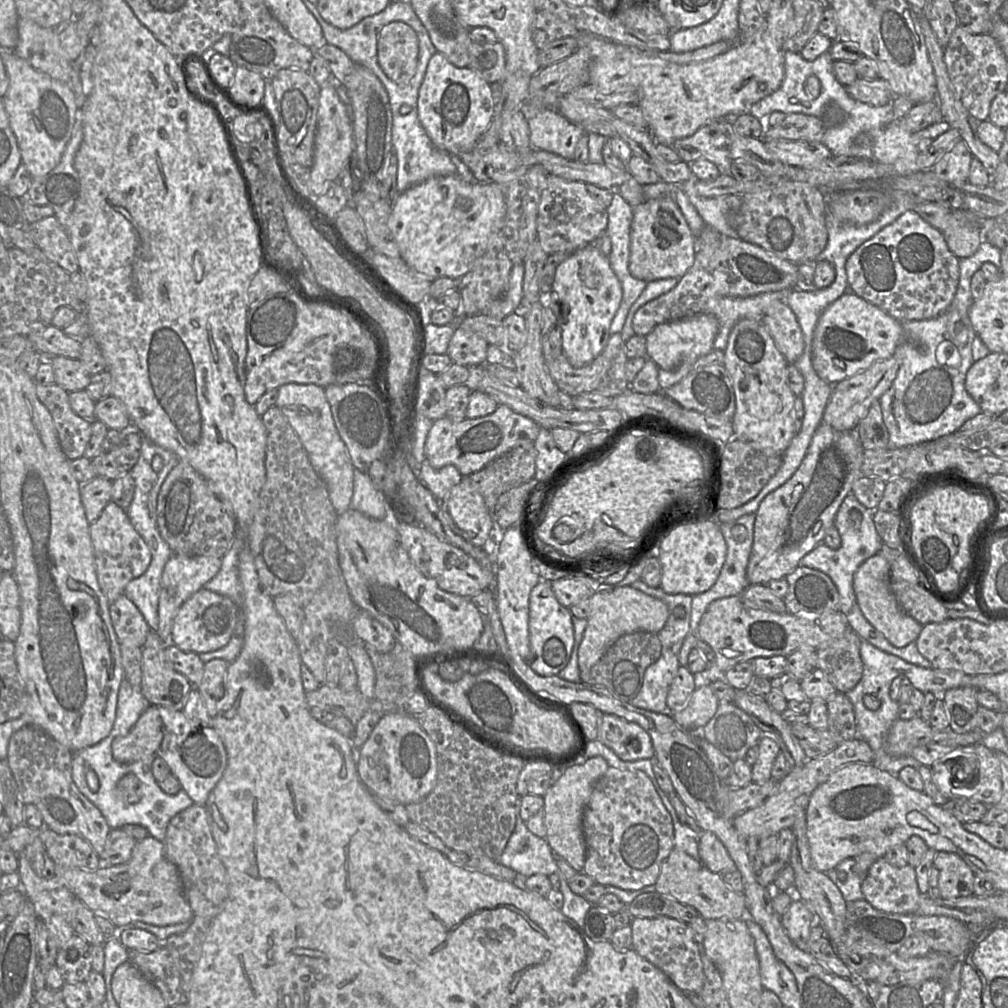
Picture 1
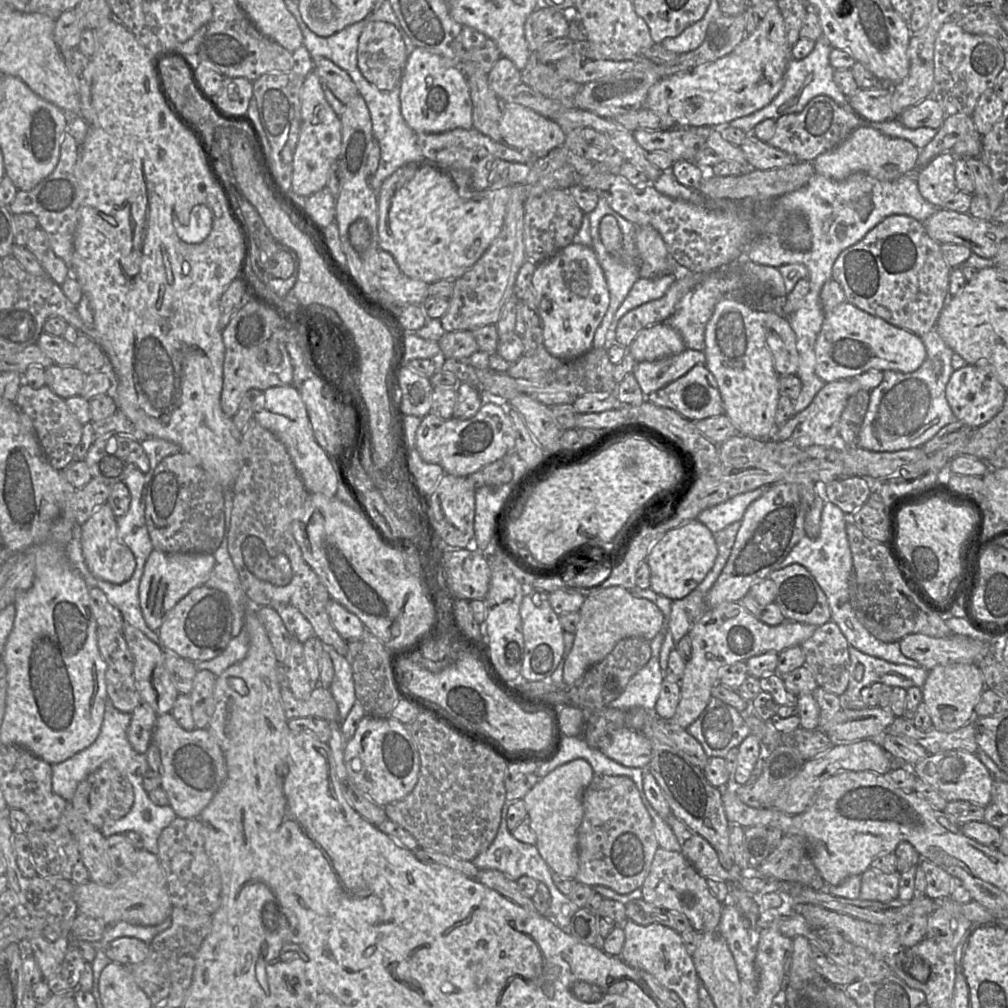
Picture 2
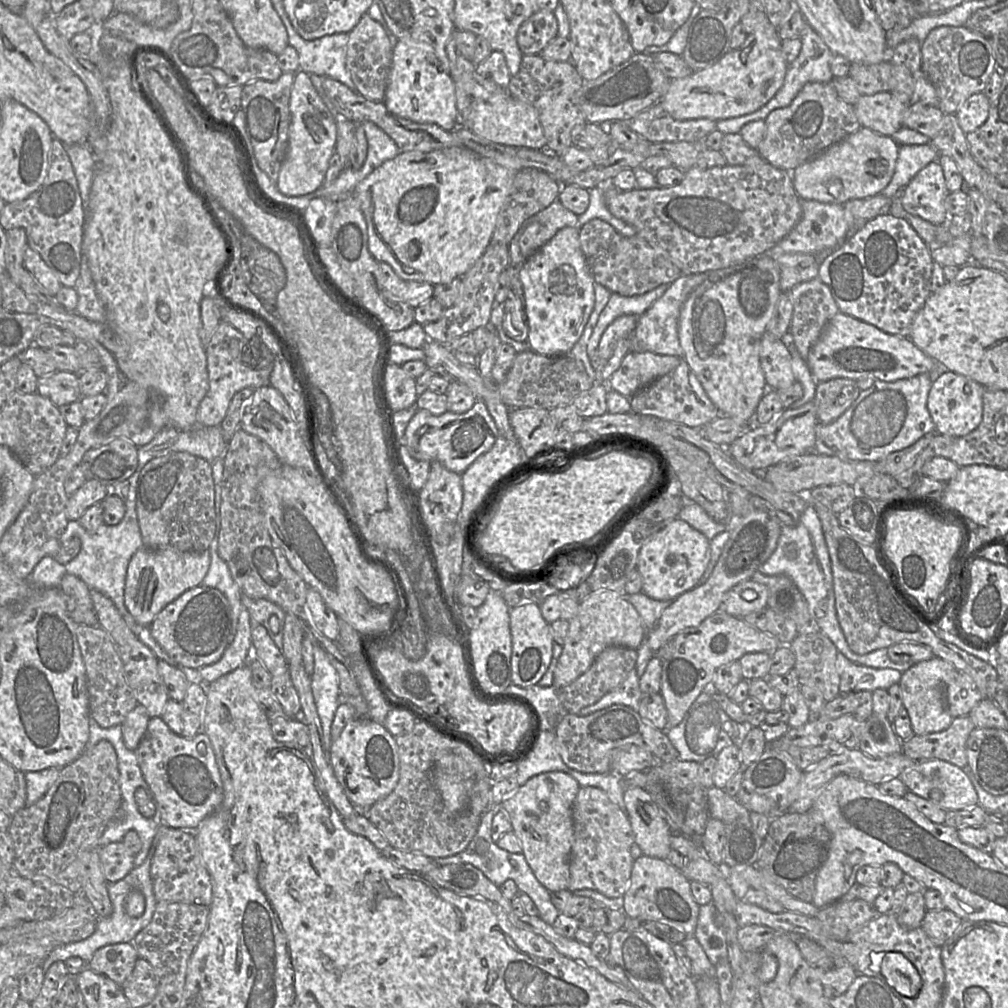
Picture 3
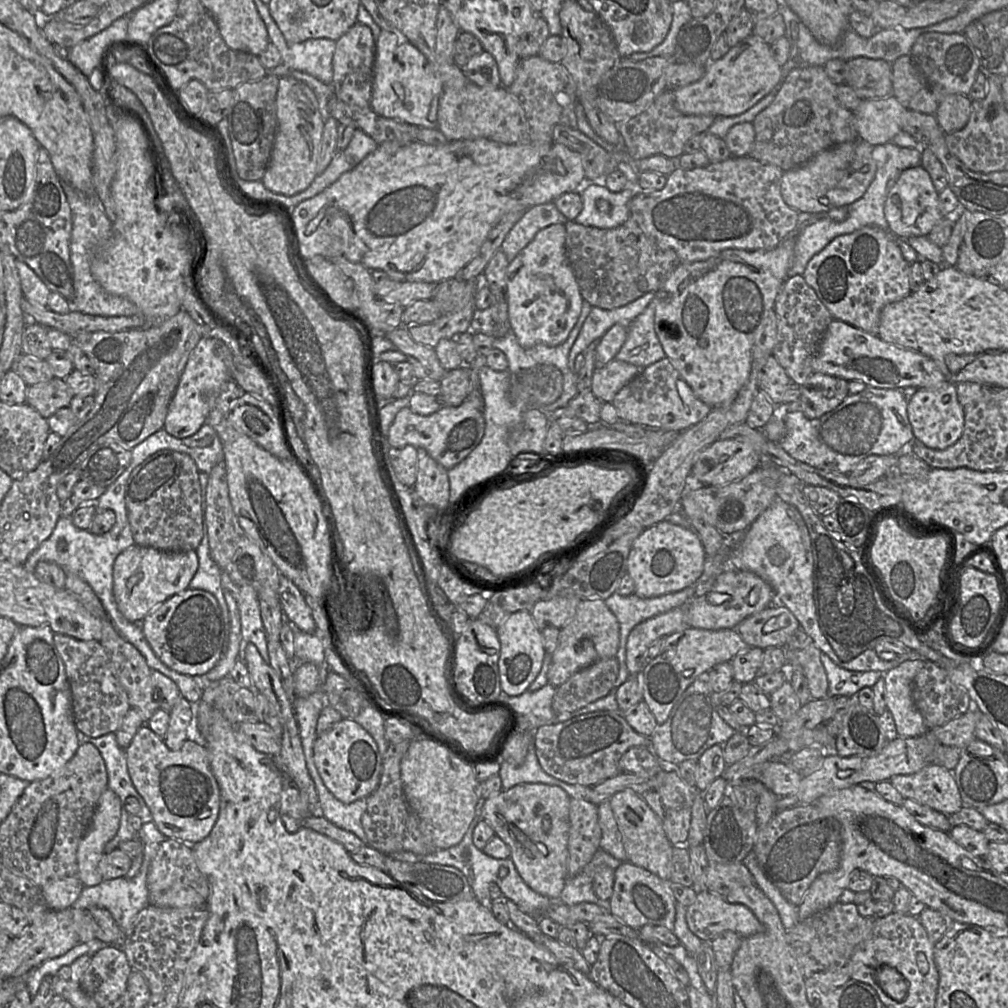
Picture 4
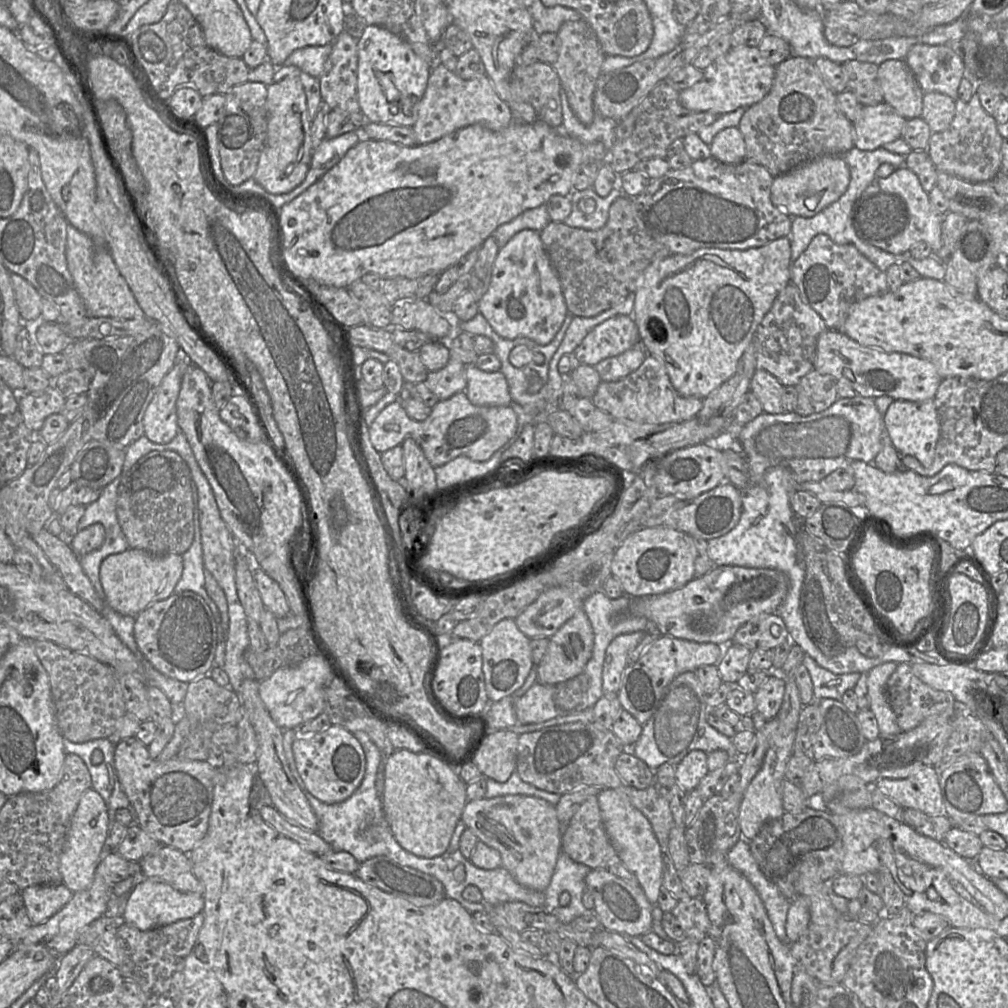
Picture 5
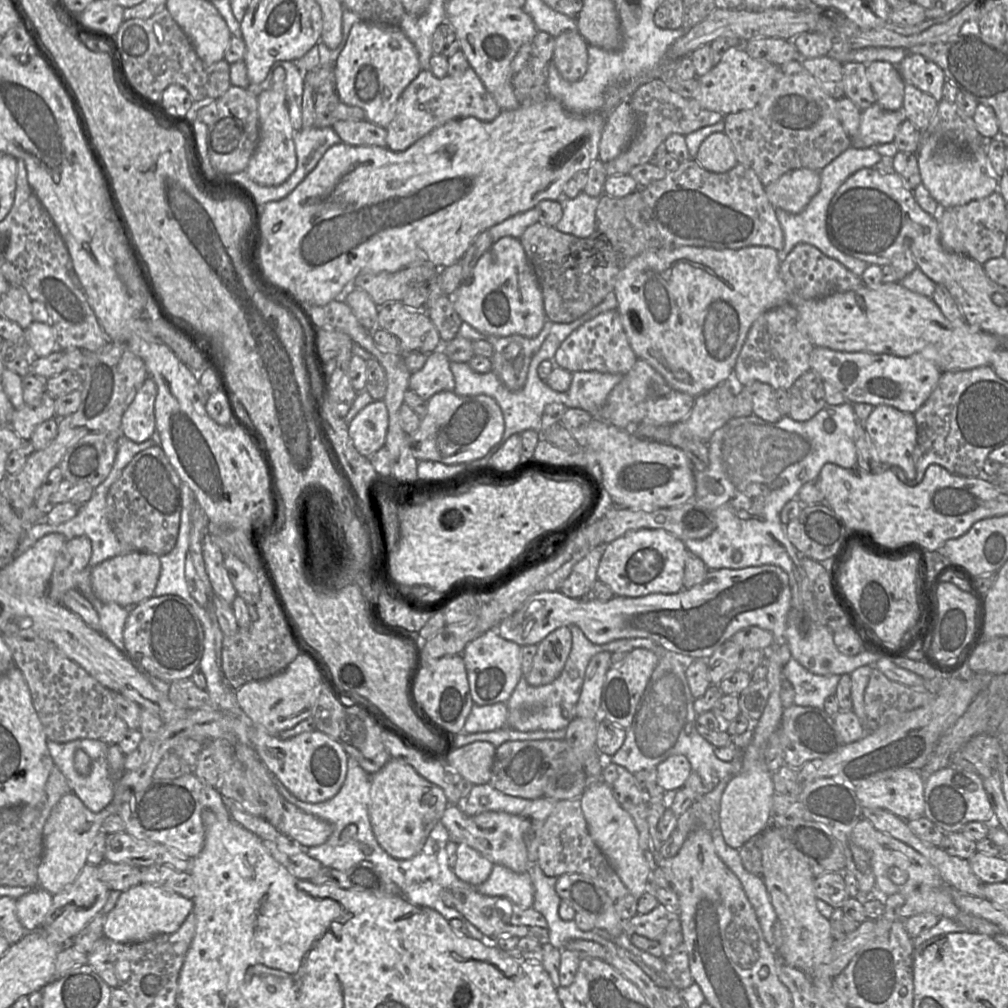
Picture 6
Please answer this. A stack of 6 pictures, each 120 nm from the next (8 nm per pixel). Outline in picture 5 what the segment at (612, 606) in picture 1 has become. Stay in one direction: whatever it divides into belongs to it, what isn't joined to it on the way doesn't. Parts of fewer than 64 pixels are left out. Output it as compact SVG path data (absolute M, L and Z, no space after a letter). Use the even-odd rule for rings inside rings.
M579 609L553 636L549 638L547 652L537 666L537 682L557 685L584 673L586 664L592 656L594 632L584 609Z

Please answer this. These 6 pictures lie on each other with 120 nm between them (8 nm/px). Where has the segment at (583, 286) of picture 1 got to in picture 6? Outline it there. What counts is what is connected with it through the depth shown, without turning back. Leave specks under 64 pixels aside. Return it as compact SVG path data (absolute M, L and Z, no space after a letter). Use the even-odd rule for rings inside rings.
M510 236L495 241L477 261L470 278L448 297L462 322L483 334L534 338L547 320L535 273L520 240Z

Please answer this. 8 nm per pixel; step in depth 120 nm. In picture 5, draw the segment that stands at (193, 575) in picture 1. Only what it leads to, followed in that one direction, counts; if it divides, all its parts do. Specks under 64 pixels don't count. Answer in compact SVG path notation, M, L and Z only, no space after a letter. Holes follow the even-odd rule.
M128 548L103 560L99 579L105 604L119 614L136 617L155 602L175 593L175 586L183 572L182 556L178 554L155 555L147 551Z

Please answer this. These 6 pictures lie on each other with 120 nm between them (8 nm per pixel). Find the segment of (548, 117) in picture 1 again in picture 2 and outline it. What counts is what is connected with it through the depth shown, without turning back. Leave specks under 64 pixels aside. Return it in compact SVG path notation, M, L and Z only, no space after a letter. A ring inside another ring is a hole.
M506 103L499 123L503 143L545 157L565 142L565 133L555 121L521 105Z

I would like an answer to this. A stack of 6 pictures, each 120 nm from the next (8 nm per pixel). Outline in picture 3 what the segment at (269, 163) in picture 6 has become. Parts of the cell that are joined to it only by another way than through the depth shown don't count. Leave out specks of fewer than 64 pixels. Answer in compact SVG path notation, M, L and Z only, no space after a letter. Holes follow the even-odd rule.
M301 70L294 73L289 106L288 148L276 186L286 196L303 196L315 192L324 183L337 141L336 119L319 97L310 74Z

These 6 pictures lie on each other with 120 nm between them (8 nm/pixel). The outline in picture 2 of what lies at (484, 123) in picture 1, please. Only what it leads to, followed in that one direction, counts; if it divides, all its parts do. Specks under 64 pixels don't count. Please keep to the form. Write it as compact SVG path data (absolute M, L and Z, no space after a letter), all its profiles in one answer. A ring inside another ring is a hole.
M415 48L408 55L399 91L401 114L415 132L443 133L457 128L472 128L473 105L462 70L445 67L438 56L427 50Z

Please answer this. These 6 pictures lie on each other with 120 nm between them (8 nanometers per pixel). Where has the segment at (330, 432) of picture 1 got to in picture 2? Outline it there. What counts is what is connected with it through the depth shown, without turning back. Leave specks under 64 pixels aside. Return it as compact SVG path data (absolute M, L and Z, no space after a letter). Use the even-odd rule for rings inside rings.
M274 386L264 390L262 405L254 413L253 419L285 446L308 492L327 497L336 495L340 479L344 482L346 468L339 462L341 458L330 456L317 444L306 406L296 387Z

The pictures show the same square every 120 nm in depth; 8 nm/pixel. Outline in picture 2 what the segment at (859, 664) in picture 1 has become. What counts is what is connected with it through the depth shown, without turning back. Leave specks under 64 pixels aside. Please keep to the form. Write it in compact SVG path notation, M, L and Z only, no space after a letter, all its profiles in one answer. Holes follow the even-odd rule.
M829 621L817 627L800 647L805 654L804 666L812 672L818 687L841 696L850 679L850 645L839 626Z

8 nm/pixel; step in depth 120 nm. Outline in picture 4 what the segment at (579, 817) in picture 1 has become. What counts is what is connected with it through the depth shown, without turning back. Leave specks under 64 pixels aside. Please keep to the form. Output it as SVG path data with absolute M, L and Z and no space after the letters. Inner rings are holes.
M523 783L482 801L478 815L510 848L510 858L535 892L557 900L567 879L567 844L571 797L559 786Z

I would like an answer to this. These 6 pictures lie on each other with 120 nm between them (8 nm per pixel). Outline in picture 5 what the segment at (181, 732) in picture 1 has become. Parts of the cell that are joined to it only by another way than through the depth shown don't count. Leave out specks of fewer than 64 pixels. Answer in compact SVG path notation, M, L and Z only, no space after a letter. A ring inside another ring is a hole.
M135 736L115 745L115 773L122 790L126 794L130 809L134 812L134 822L160 845L174 847L189 854L205 837L213 802L216 771L207 760L185 760L176 756L159 761L151 758L148 746Z

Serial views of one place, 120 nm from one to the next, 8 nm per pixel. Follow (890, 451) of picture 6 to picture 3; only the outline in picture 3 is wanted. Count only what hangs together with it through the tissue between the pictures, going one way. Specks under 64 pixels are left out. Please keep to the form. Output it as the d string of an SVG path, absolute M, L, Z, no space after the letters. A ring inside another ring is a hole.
M947 371L932 384L927 399L927 409L939 435L963 437L974 431L982 421L983 392L985 388L978 382Z

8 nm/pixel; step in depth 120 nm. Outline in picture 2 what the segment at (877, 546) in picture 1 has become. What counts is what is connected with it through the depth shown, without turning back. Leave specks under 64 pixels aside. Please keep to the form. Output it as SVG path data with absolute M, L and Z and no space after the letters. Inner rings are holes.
M825 501L821 513L819 536L815 539L811 539L808 536L801 539L782 561L779 569L793 564L800 564L812 574L827 597L831 609L831 621L839 626L850 647L890 663L914 668L921 667L917 661L907 658L901 653L899 641L885 643L873 636L859 621L855 610L850 604L850 575L853 565L846 532L848 517L849 515L846 515L838 506Z

